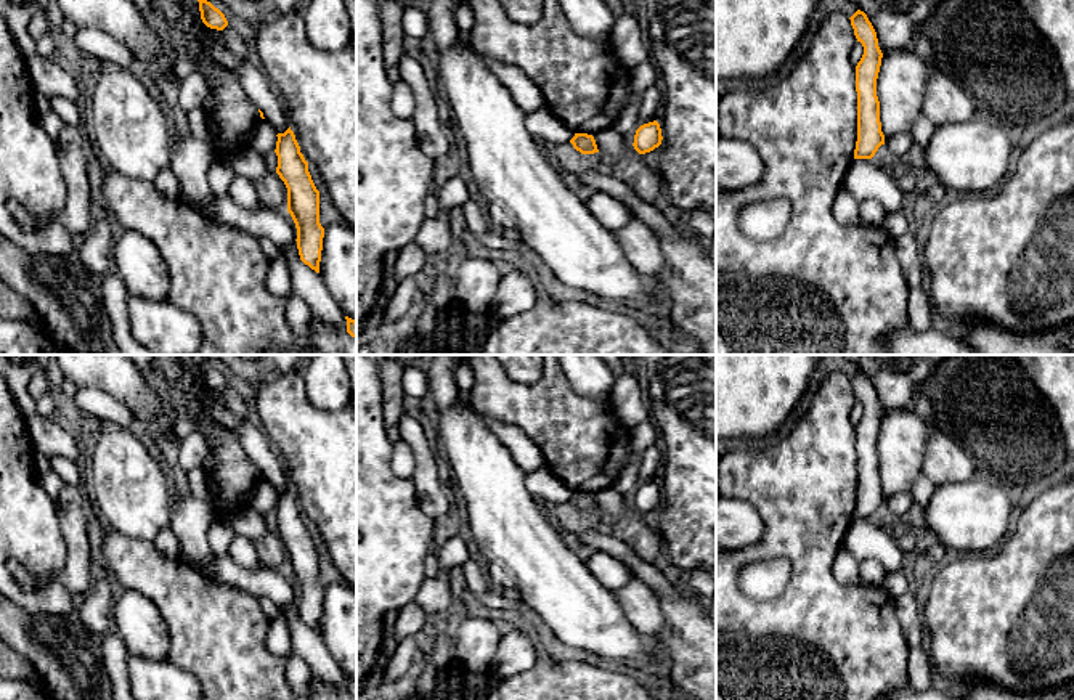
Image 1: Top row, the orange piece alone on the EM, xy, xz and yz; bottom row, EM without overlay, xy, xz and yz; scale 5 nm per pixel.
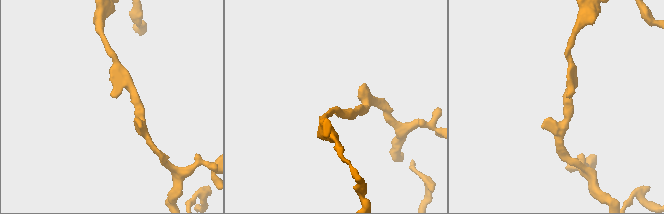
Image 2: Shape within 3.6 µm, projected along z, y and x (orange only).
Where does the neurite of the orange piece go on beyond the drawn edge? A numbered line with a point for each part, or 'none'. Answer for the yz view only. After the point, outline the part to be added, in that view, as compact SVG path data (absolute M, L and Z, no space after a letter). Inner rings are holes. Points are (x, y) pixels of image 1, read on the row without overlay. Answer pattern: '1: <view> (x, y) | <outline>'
none

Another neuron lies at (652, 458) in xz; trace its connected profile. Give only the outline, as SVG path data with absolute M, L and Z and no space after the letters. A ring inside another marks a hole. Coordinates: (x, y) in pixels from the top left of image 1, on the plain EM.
M660 443L649 446L642 454L639 478L644 483L653 482L655 475L661 469L661 464L663 464L663 450L661 450Z

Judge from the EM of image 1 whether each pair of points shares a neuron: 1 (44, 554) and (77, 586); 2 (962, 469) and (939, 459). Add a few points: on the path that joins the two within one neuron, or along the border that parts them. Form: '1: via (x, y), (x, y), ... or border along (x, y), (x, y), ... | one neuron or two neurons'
1: border along (61, 532), (65, 543), (63, 570) | two neurons
2: via (957, 466), (944, 461) | one neuron

